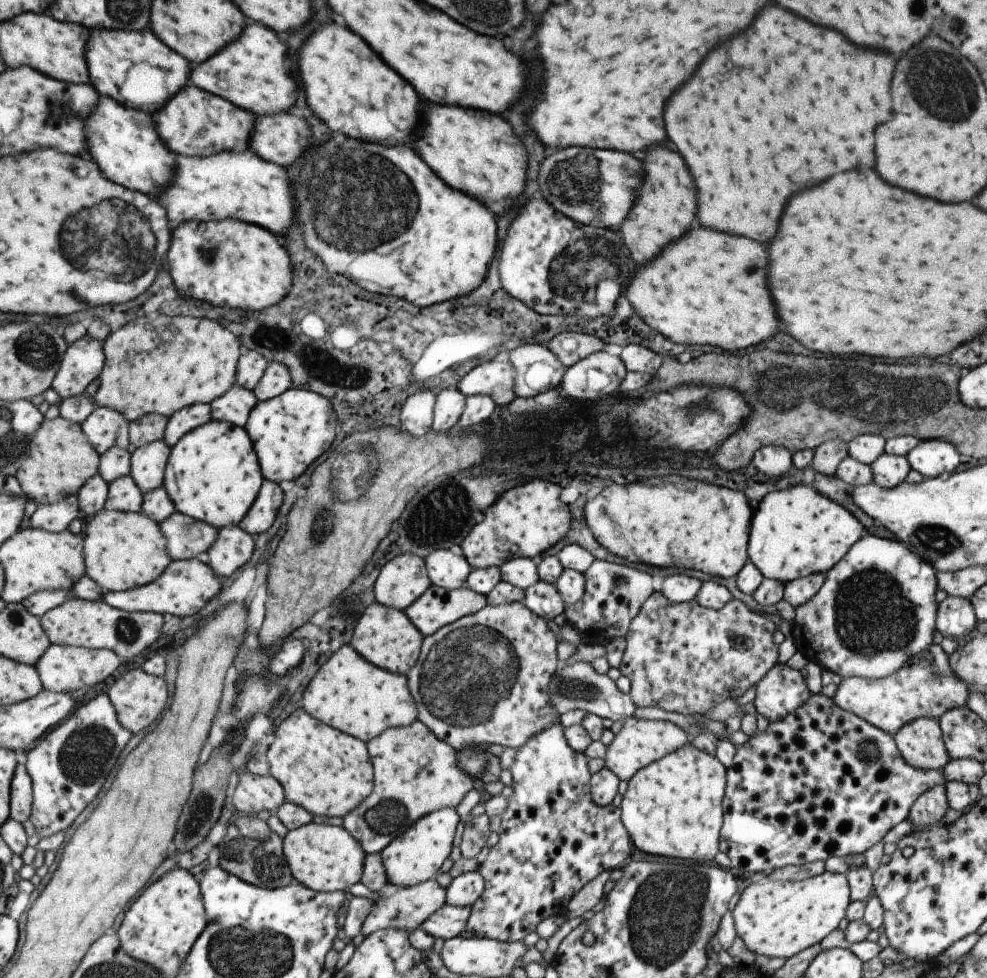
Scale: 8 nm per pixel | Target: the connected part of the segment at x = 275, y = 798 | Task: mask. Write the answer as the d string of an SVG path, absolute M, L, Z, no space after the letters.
M240 771L227 797L234 810L256 815L261 810L273 813L285 802L283 788L271 776L259 776Z

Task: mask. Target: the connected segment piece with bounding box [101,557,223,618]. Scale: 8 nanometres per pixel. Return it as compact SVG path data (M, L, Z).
M201 557L171 561L165 570L149 584L138 586L128 591L104 592L102 600L110 607L122 611L159 613L168 612L172 617L197 614L203 604L221 592L223 578L216 575L213 569Z

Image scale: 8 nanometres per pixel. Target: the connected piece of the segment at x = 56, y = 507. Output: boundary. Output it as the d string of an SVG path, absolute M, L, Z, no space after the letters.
M76 495L65 497L56 503L37 506L29 522L32 529L58 533L67 529L73 518L81 514Z

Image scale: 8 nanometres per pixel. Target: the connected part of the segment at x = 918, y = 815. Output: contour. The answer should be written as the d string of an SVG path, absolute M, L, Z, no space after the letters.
M931 786L909 806L907 821L913 825L925 826L939 822L948 807L944 786Z

